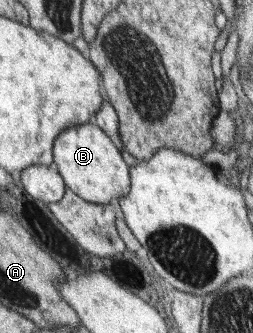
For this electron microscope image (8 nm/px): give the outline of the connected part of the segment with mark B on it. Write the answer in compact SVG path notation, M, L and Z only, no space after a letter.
M93 121L66 128L58 134L52 155L66 188L87 202L109 205L130 190L130 167L123 161L121 150Z

